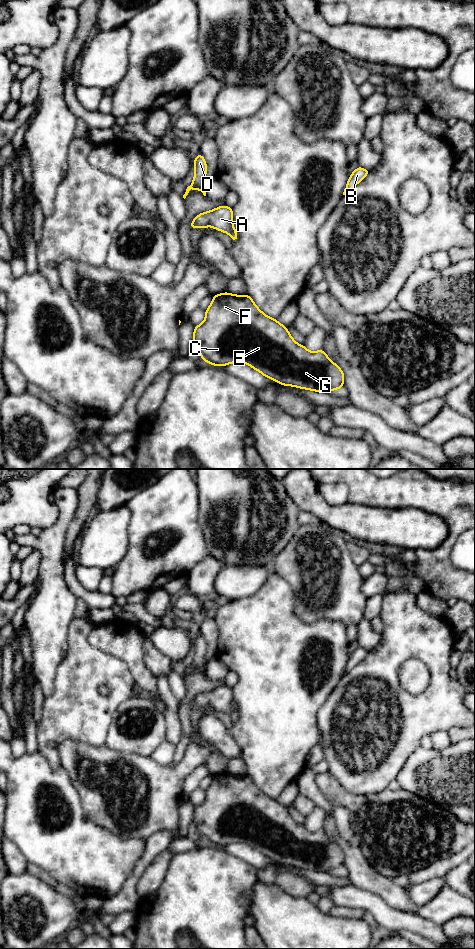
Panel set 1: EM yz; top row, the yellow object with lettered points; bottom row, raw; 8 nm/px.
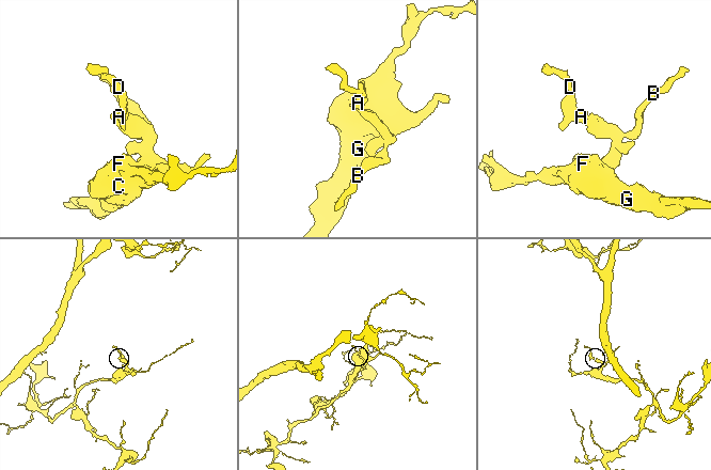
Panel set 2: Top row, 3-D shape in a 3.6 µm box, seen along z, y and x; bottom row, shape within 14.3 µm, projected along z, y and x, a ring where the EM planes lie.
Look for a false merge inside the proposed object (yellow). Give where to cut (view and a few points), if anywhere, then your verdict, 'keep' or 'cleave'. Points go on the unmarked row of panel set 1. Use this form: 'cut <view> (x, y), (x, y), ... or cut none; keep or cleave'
cut none; keep

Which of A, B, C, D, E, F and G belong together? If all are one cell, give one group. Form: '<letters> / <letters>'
A B C D E F G

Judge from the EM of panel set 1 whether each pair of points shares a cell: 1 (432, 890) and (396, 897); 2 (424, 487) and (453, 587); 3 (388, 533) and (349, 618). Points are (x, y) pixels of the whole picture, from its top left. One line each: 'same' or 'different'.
1: different
2: same
3: different

